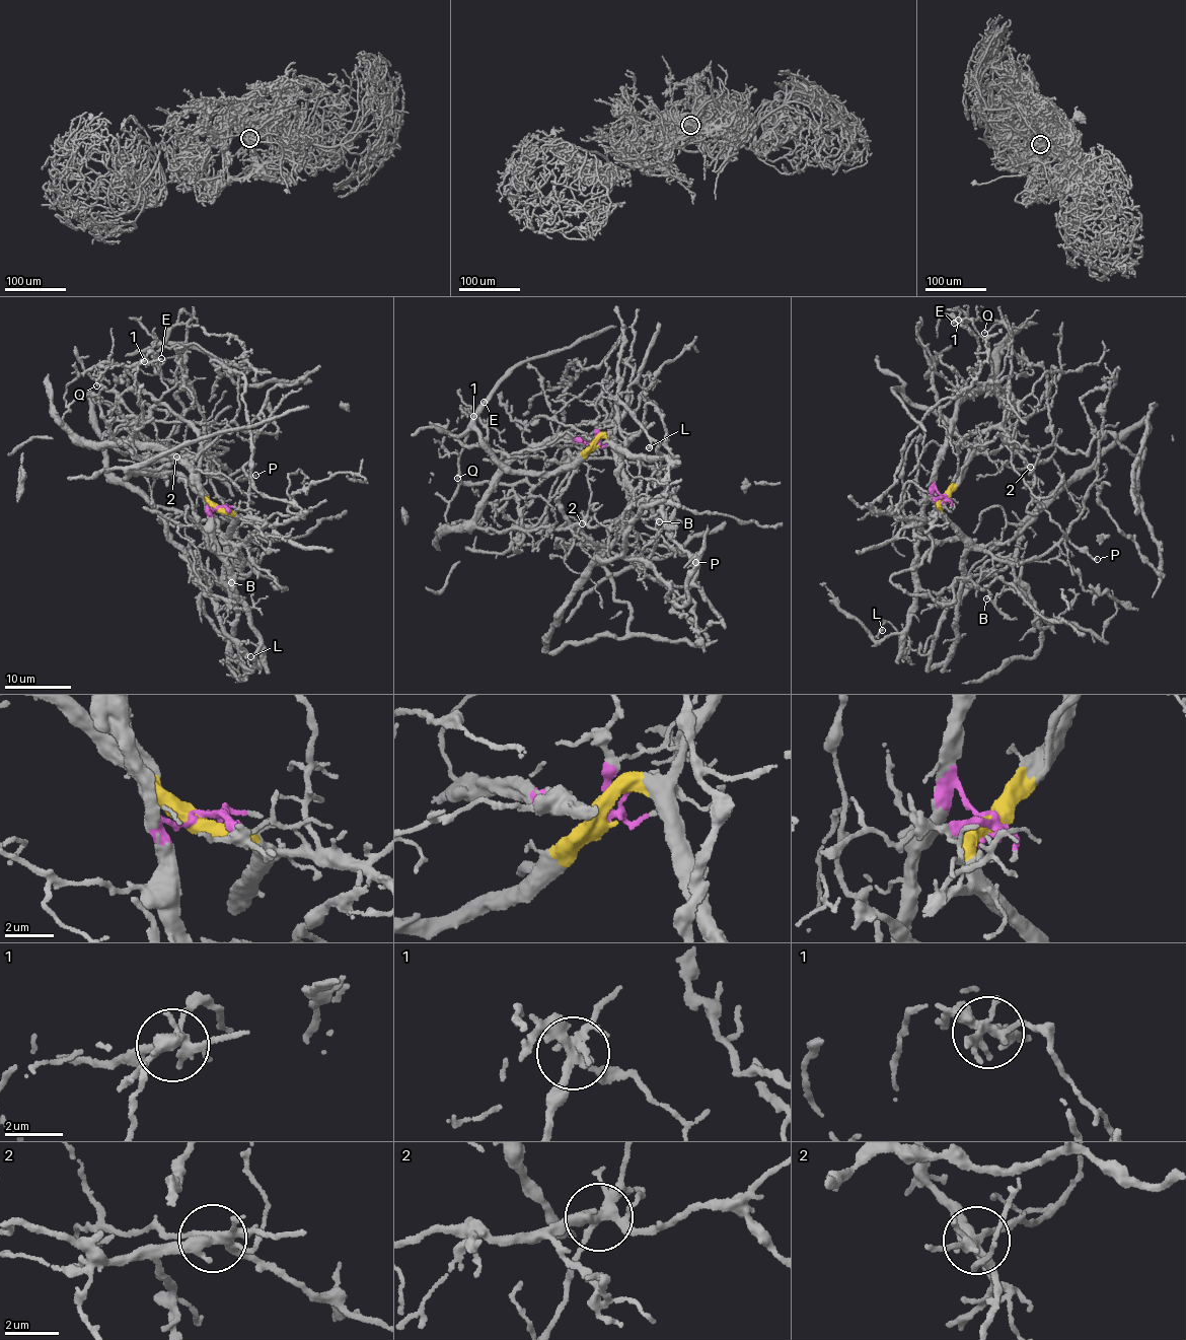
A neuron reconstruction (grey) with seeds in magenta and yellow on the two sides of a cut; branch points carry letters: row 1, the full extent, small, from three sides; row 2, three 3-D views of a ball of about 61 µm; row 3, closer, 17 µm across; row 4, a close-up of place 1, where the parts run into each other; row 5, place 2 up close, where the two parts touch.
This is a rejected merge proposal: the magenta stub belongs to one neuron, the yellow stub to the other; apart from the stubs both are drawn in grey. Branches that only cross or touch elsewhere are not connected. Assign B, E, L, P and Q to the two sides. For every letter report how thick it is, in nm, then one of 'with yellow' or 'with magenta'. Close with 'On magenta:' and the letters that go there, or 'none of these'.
B: 140 nm thick; with yellow
E: 160 nm thick; with yellow
L: 160 nm thick; with magenta
P: 200 nm thick; with magenta
Q: 130 nm thick; with yellow
On magenta: L, P

